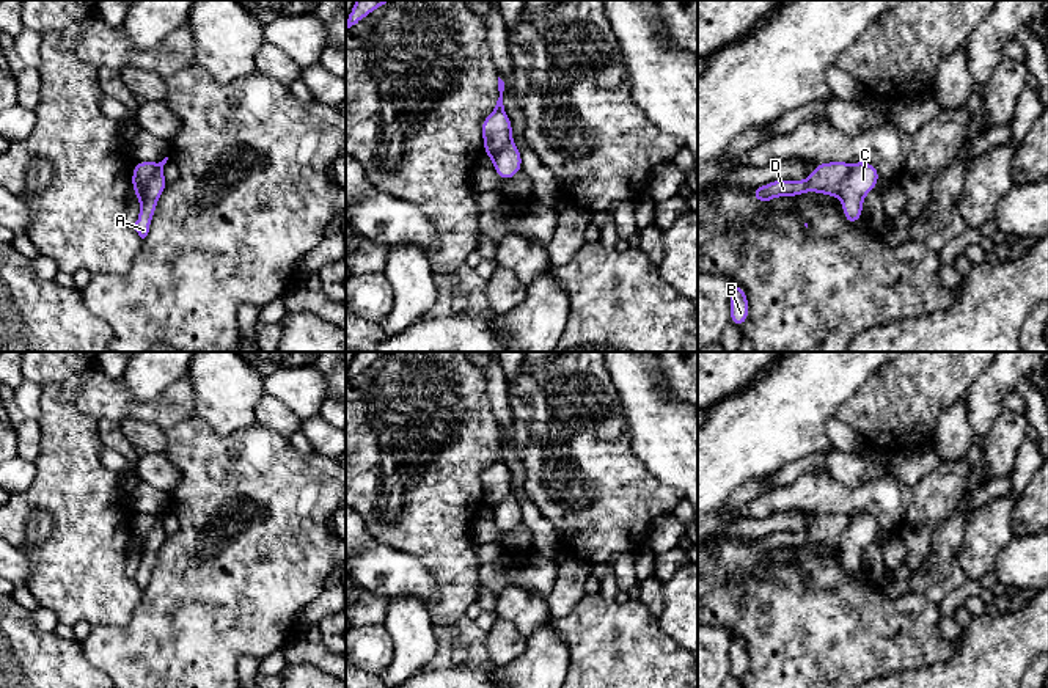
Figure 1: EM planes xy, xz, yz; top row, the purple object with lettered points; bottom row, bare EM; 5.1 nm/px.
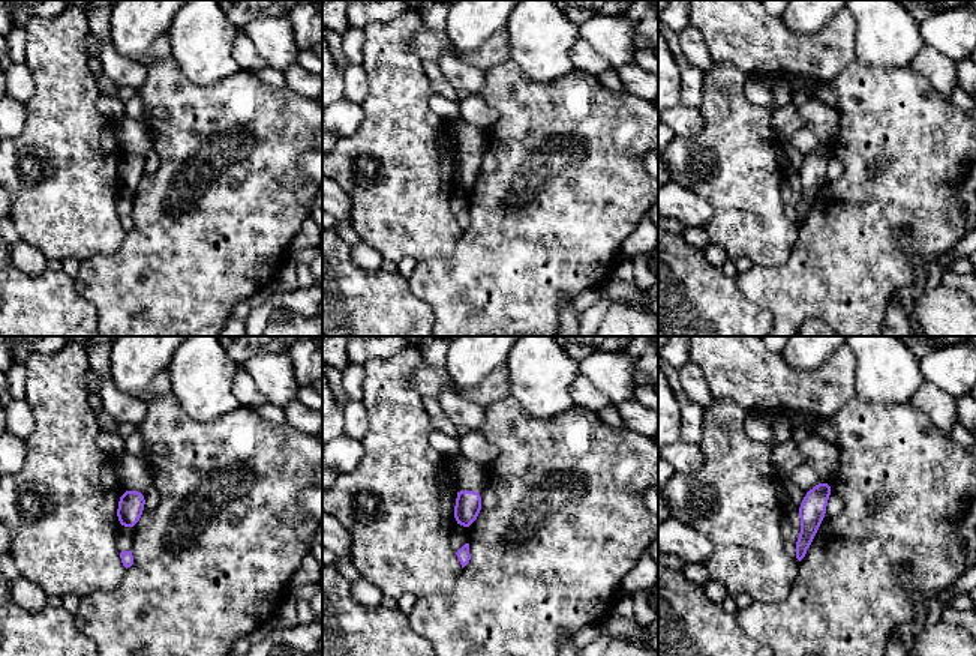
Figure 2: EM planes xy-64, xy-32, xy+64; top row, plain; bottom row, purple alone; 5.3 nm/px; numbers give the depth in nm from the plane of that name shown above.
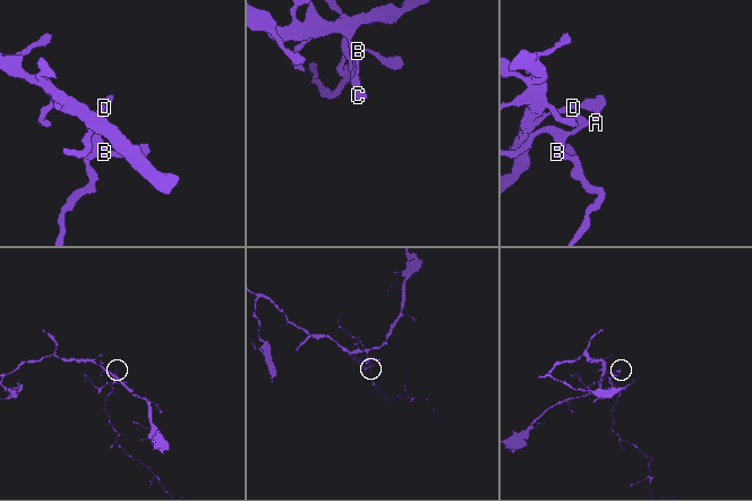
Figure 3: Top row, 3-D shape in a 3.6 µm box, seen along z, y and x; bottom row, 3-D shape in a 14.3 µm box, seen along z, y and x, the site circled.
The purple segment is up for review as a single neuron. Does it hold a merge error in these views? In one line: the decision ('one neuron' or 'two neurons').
two neurons

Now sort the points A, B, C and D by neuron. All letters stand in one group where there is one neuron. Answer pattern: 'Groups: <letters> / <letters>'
Groups: A B C / D

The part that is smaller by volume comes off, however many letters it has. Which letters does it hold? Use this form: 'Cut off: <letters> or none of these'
Cut off: A, B, C

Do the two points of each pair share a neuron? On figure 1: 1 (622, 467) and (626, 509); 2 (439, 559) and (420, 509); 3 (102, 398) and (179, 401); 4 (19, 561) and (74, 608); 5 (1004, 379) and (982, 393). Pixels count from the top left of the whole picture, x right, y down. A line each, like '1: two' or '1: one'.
1: one
2: one
3: one
4: two
5: one

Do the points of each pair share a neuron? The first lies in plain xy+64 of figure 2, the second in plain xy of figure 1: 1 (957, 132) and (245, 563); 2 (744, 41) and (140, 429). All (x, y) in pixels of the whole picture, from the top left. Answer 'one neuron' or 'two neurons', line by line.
1: one neuron
2: two neurons

